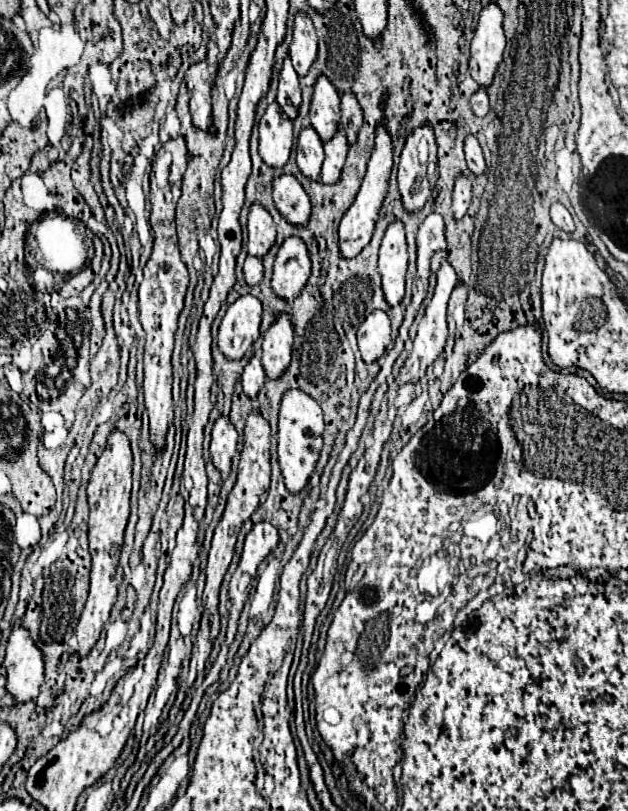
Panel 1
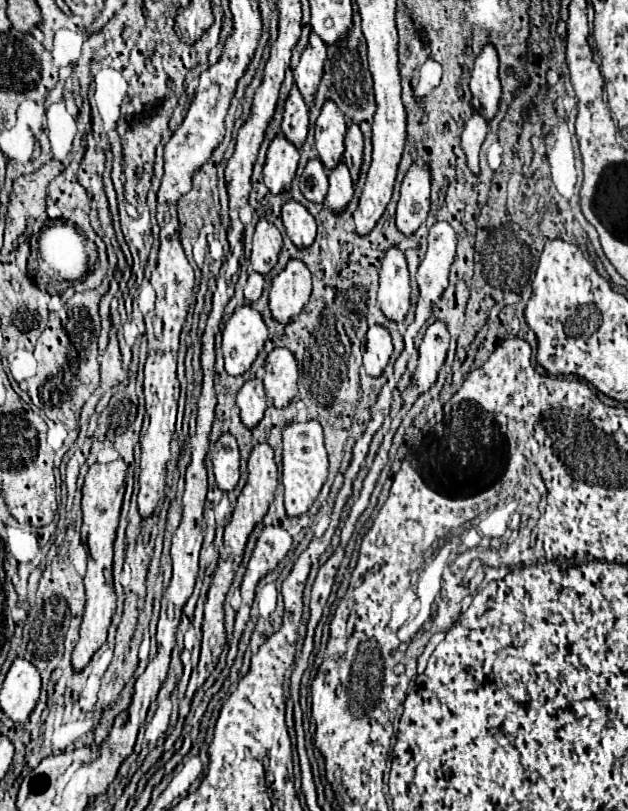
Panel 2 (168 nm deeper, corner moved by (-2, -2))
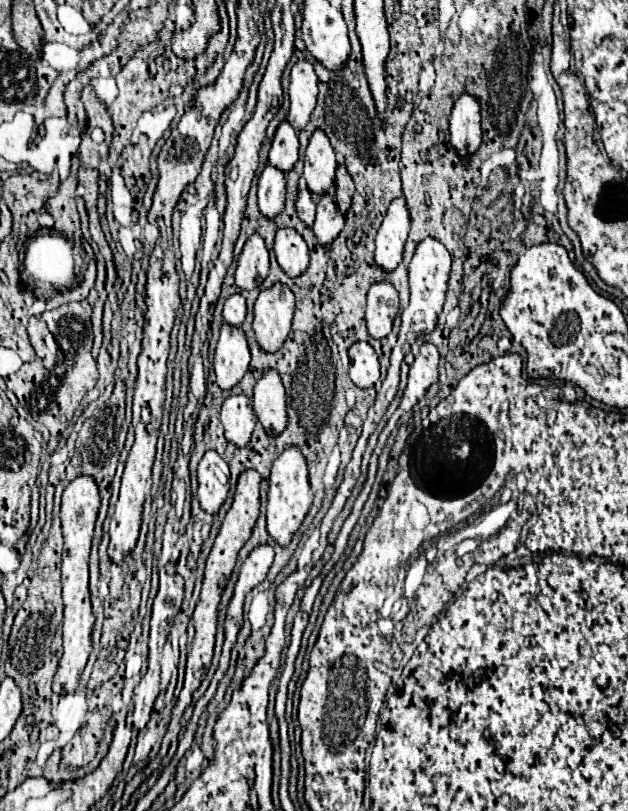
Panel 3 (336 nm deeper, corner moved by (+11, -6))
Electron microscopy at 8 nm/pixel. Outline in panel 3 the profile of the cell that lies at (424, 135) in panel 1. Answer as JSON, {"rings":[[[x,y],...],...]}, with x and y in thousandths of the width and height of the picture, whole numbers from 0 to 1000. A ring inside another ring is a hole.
{"rings":[[[635,242],[623,249],[616,266],[597,293],[597,323],[613,333],[629,333],[642,316],[642,301],[648,296],[654,266],[645,244]]]}

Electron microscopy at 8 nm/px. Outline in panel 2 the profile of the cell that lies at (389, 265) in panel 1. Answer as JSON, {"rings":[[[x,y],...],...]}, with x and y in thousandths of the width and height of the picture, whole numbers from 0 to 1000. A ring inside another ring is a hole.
{"rings":[[[621,306],[605,333],[602,377],[624,397],[640,397],[653,382],[653,343],[643,311]]]}

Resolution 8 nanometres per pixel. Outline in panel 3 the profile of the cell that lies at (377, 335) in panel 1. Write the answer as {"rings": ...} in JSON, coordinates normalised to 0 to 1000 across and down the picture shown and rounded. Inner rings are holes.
{"rings":[[[565,422],[556,429],[556,464],[565,476],[588,478],[604,471],[604,441],[588,422]]]}

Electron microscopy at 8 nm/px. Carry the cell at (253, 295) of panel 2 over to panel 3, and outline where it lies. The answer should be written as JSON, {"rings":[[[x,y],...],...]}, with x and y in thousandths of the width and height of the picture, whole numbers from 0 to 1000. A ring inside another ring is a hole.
{"rings":[[[381,360],[377,363],[368,363],[358,372],[358,380],[355,380],[355,392],[368,400],[368,402],[384,402],[387,395],[390,395],[390,365],[384,365]]]}

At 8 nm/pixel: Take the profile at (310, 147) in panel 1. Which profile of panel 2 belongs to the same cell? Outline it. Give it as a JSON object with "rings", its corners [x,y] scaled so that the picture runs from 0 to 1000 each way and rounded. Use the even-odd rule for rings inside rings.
{"rings":[[[494,197],[478,219],[478,237],[487,247],[500,252],[513,252],[522,237],[522,215],[513,207],[510,197]]]}

